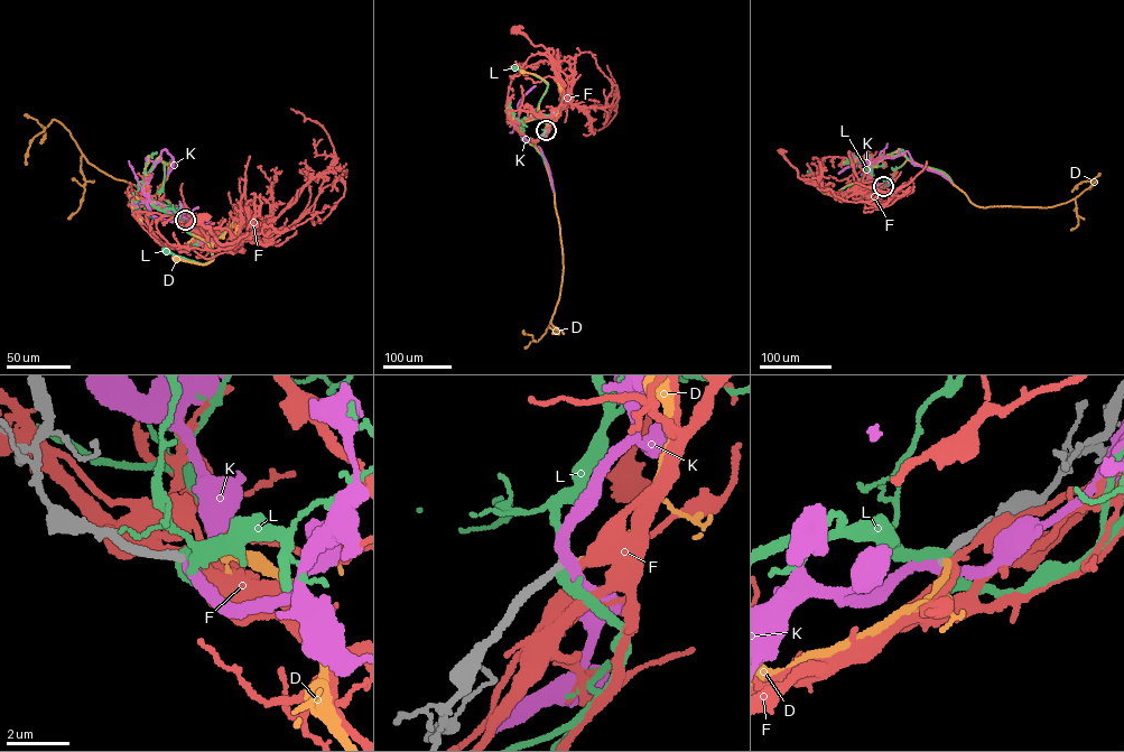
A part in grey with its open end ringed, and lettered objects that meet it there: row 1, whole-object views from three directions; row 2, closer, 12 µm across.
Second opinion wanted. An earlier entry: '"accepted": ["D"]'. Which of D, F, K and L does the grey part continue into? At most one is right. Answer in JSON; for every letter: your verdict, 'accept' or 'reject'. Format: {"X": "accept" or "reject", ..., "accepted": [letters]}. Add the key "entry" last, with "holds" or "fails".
{"D": "accept", "F": "reject", "K": "reject", "L": "reject", "accepted": ["D"], "entry": "holds"}

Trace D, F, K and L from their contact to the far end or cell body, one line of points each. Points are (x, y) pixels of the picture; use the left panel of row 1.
D: (185, 220), (194, 233), (196, 230), (182, 221), (184, 230), (208, 244), (213, 258), (204, 265), (176, 258)
F: (185, 220), (194, 230), (208, 235), (241, 226), (235, 249), (238, 247), (235, 242), (221, 244), (196, 221)
K: (185, 220), (193, 220), (152, 203), (148, 195), (150, 174), (165, 149), (175, 164), (167, 176)
L: (185, 220), (189, 220), (192, 229), (179, 220), (179, 223), (206, 242), (212, 259), (202, 263), (166, 251)

